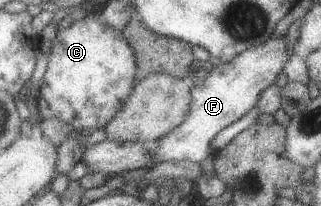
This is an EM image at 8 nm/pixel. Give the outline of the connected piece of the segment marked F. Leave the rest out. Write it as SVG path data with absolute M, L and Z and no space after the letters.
M283 35L272 36L263 44L252 46L237 53L231 60L213 66L203 84L191 89L185 120L171 132L148 145L155 164L166 160L182 160L189 167L199 166L211 153L209 142L214 135L256 106L259 93L275 84L277 74L282 72L283 65L292 54L295 54L295 48L287 48Z

